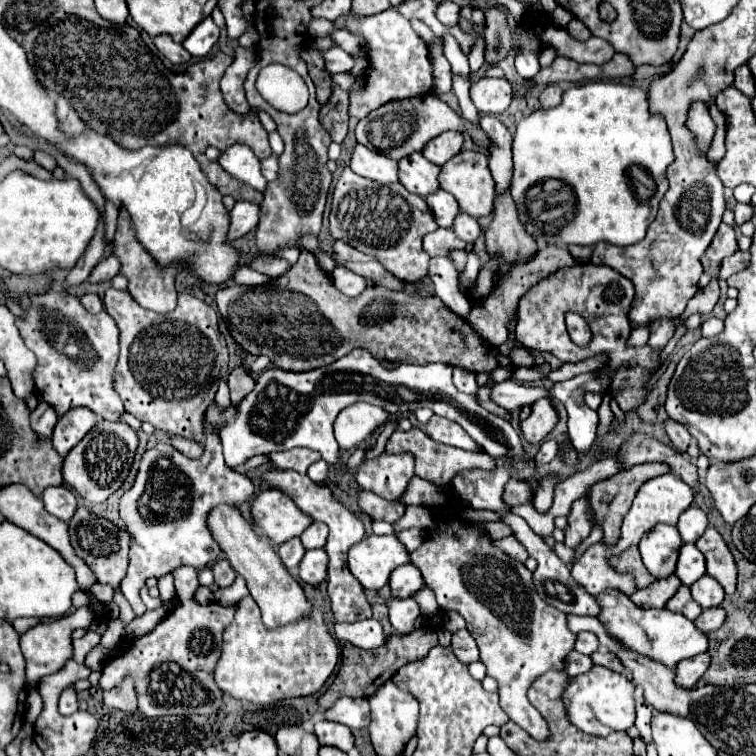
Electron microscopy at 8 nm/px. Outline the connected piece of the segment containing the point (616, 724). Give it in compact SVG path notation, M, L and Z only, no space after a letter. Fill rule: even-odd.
M593 665L587 673L573 677L567 689L563 691L563 703L565 703L567 719L589 735L607 737L609 733L629 729L635 721L633 683L627 681L621 673L615 673L607 667ZM607 713L611 713L611 719L607 717Z

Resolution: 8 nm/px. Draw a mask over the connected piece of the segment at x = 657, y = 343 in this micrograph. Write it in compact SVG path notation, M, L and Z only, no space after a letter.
M659 317L649 327L651 327L651 337L649 337L649 343L647 345L651 345L653 349L665 347L667 341L675 333L675 323L673 323L671 317Z

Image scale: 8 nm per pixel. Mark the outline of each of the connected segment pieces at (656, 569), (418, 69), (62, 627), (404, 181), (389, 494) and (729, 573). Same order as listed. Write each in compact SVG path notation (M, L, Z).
M657 525L645 533L639 543L643 565L655 579L667 579L675 573L679 547L681 537L677 529L671 525Z
M391 7L371 17L355 17L355 13L349 13L345 17L345 29L365 39L365 49L369 57L365 85L349 93L349 117L363 119L369 111L389 101L427 95L433 89L433 65L429 59L429 49L425 41L413 31L411 23L397 9Z
M87 605L87 607L79 607L73 615L55 619L51 623L41 623L37 627L27 629L21 635L21 651L23 651L23 657L27 661L27 669L25 669L25 685L27 685L27 689L35 687L41 677L45 677L49 673L55 673L57 669L61 669L65 665L65 661L71 657L71 651L73 651L71 649L71 633L73 633L73 629L87 627L91 621L93 621L93 611Z
M411 153L399 159L399 181L411 193L419 193L421 197L435 193L439 187L437 175L439 167L427 161L423 153Z
M379 455L373 461L363 461L359 465L355 479L361 489L371 491L387 501L395 501L413 477L413 457L403 455Z
M707 527L707 531L699 537L699 541L695 545L705 555L707 575L717 579L721 583L721 587L725 589L725 593L731 595L735 591L737 569L735 569L735 559L731 555L731 551L727 549L723 537L717 533L717 529Z

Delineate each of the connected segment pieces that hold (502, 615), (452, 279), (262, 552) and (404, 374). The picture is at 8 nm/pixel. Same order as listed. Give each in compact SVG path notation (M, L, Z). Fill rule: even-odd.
M457 507L435 513L427 541L411 553L411 563L421 571L425 585L433 589L443 611L455 609L467 621L467 629L477 641L487 675L499 683L503 711L513 723L523 727L531 737L543 741L549 737L547 721L527 701L529 685L545 671L563 669L563 659L573 651L575 635L567 629L565 613L541 601L531 581L531 571L509 559L493 547L481 531L461 521Z
M435 257L429 263L429 275L435 287L435 295L449 305L449 309L457 315L467 317L469 315L469 301L463 293L459 293L459 271L455 269L455 263L449 257Z
M217 505L217 509L211 509L207 525L219 549L227 555L227 561L231 563L231 567L237 571L237 575L241 575L247 581L249 595L259 605L261 615L263 615L263 625L267 629L295 623L311 613L311 603L307 601L299 581L289 575L283 561L269 545L269 539L265 535L263 537L257 535L251 523L241 515L237 507Z
M353 349L345 357L333 361L333 365L303 373L269 367L261 371L255 381L255 389L241 401L239 407L229 405L227 409L219 409L217 401L213 401L205 413L205 427L219 425L225 463L229 467L237 467L253 455L265 455L271 451L285 451L293 447L309 447L313 451L319 451L329 465L339 465L341 453L333 437L333 421L343 407L365 401L385 409L391 415L399 415L405 411L411 413L417 407L429 407L435 415L459 423L495 459L511 455L535 467L549 462L559 454L560 444L549 440L541 444L533 459L527 459L521 437L517 435L513 425L503 417L483 409L483 405L475 401L475 395L461 393L453 385L451 373L451 365L443 363L403 363L395 369L387 369L381 365L381 361L377 361L377 357L371 357L371 353L367 353L365 349Z

